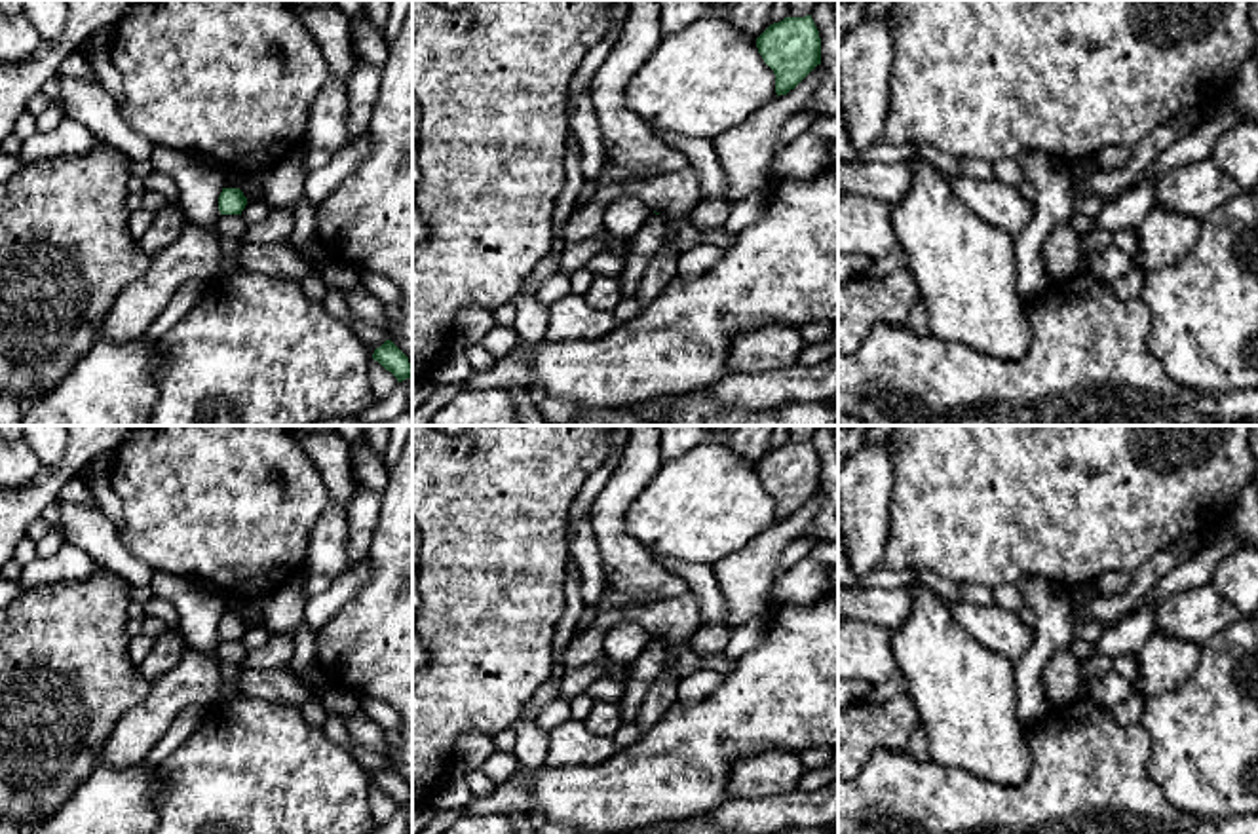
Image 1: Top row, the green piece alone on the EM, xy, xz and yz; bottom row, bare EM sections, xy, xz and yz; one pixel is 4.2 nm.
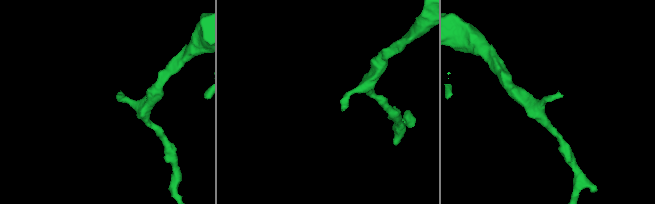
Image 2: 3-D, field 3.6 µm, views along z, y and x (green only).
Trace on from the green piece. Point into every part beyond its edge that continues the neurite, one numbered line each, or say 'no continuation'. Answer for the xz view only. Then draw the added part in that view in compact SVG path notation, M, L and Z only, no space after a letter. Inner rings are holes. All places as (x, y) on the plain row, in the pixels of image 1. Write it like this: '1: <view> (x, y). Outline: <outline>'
1: xz (650, 663). Outline: M650 638L646 648L633 661L629 669L627 690L623 697L618 701L623 724L637 720L648 688L665 671L667 646L669 644L663 640Z

